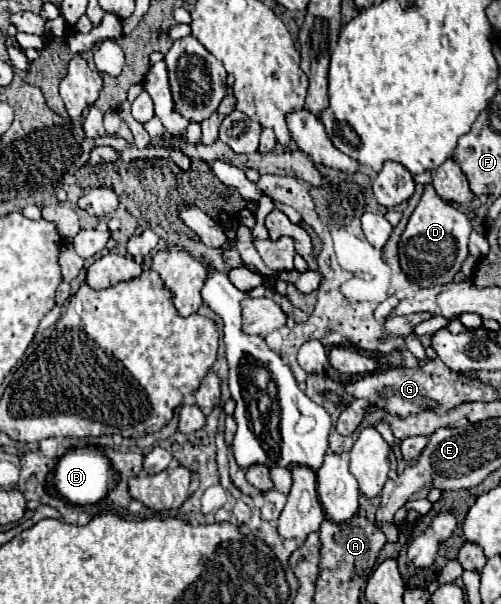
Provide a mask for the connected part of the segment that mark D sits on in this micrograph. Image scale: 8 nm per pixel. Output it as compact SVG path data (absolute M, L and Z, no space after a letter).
M426 185L426 191L414 209L398 251L400 251L400 265L406 271L406 275L418 283L420 287L430 287L438 283L446 283L454 279L454 275L460 271L462 261L468 257L468 235L472 233L470 219L456 207L452 207L448 201L444 201L432 185Z

